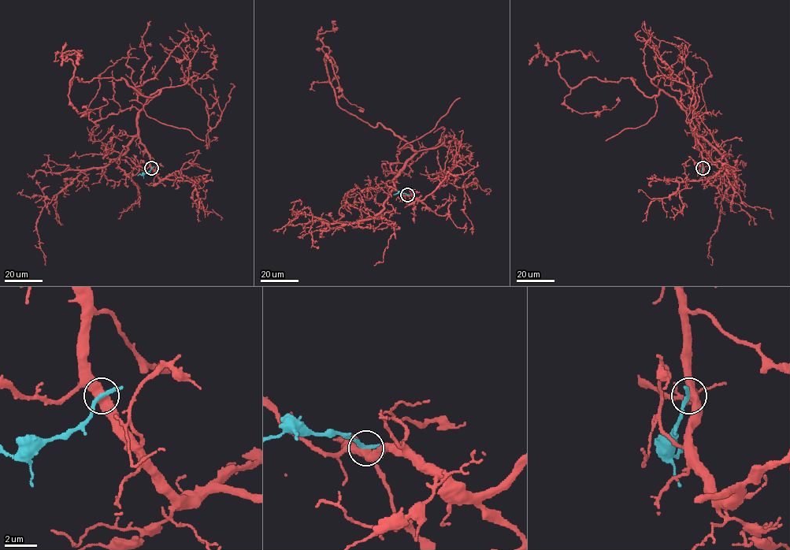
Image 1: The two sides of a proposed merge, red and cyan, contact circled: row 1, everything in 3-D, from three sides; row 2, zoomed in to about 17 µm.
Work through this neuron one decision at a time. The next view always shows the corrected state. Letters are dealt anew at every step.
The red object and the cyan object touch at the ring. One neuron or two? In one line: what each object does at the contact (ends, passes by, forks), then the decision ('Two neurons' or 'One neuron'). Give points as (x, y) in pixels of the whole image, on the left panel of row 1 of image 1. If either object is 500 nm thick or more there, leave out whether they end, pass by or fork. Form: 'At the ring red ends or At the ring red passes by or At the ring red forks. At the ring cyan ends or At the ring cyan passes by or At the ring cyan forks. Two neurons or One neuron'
Two neurons

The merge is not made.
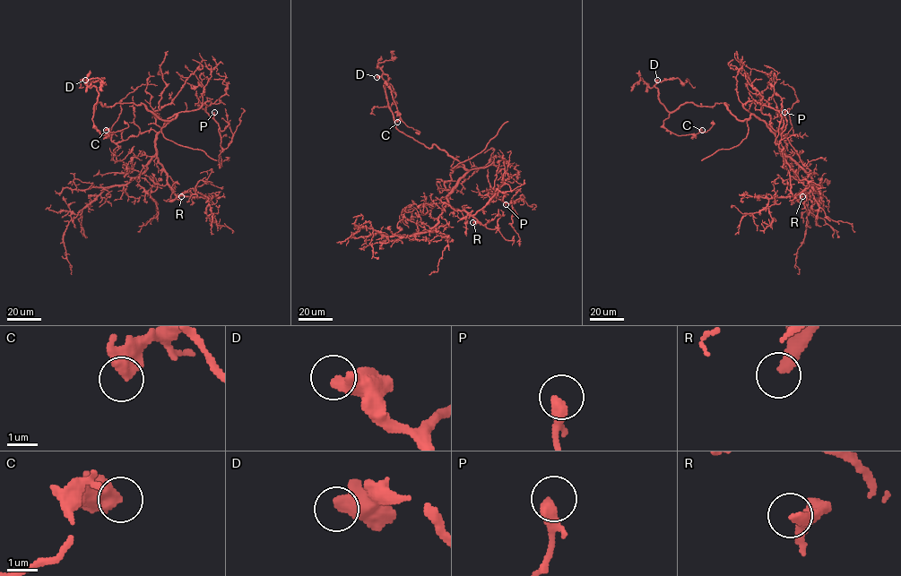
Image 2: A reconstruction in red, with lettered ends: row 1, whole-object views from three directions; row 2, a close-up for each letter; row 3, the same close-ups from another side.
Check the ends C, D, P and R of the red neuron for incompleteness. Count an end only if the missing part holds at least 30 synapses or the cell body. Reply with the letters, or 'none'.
D

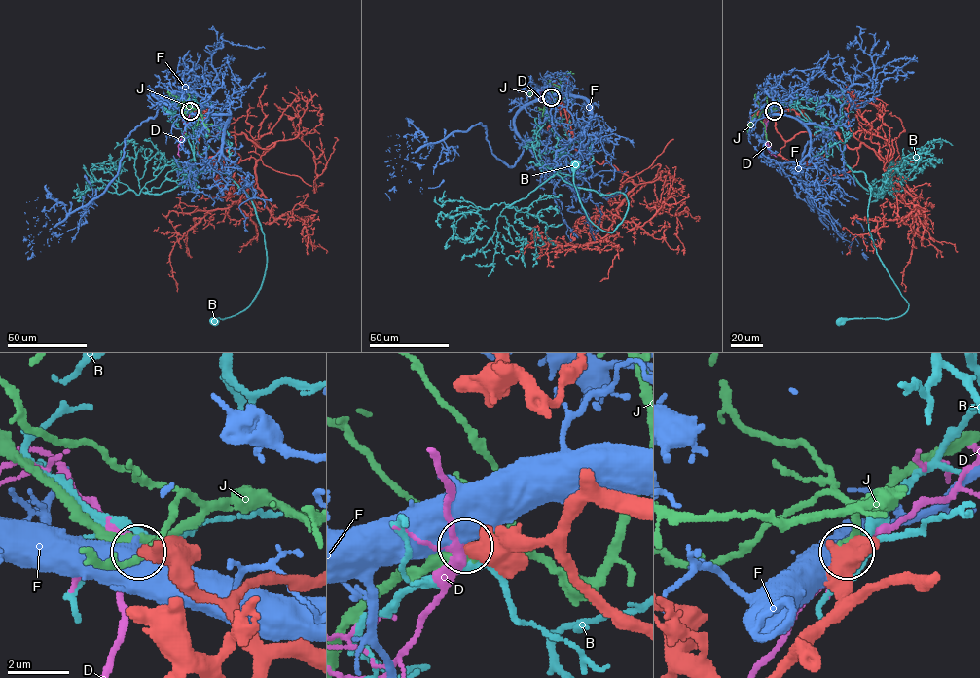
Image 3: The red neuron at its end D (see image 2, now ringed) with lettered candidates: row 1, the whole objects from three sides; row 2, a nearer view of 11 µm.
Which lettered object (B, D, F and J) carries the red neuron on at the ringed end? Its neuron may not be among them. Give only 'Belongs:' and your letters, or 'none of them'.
Belongs: none of them

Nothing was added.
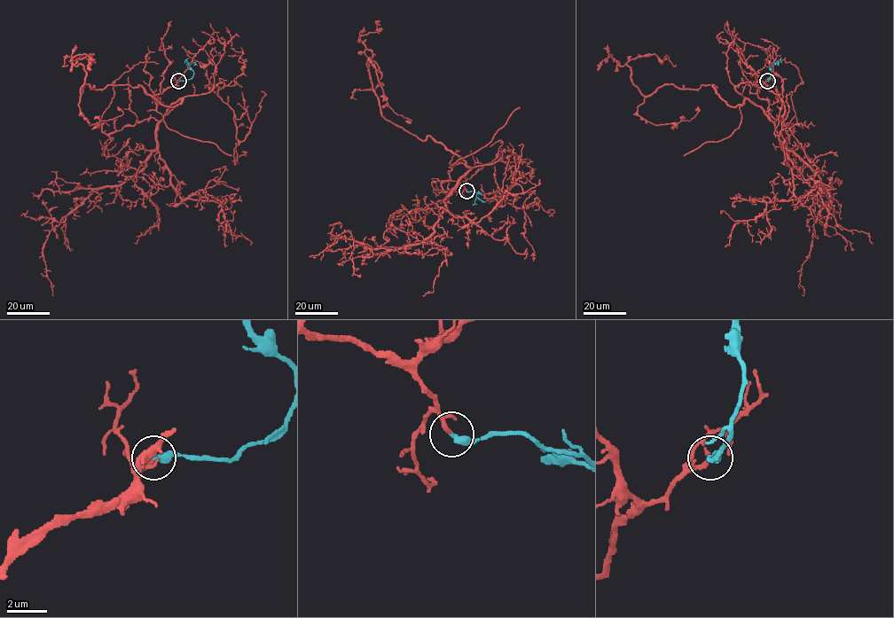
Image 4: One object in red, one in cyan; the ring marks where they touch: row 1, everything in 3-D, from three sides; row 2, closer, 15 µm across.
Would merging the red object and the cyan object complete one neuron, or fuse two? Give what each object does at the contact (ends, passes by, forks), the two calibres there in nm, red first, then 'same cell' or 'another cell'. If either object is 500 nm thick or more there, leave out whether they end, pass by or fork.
red passes by; cyan ends; calibres 150 and 360 nm; same cell

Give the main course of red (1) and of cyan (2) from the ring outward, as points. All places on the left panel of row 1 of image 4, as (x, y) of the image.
1: (178, 81), (152, 97), (162, 114), (182, 100), (81, 96), (76, 60), (93, 54), (67, 65)
2: (178, 81), (192, 77), (193, 72), (188, 64), (195, 62), (193, 65)

